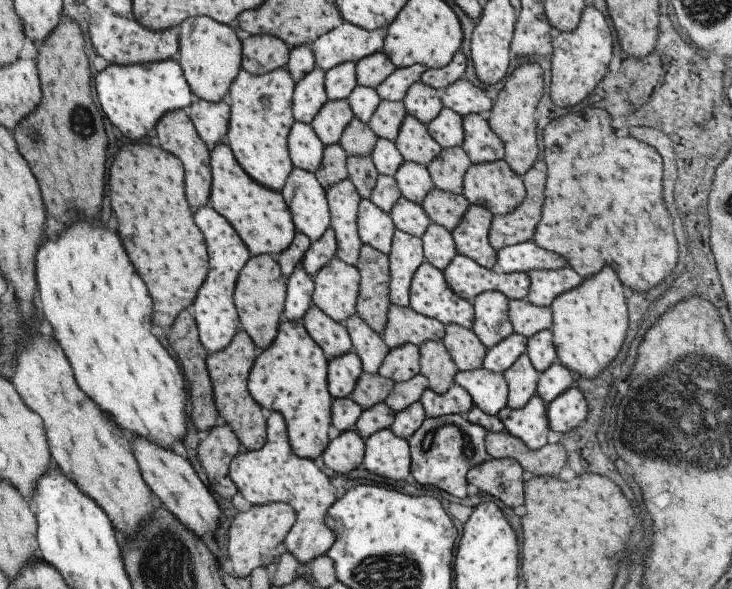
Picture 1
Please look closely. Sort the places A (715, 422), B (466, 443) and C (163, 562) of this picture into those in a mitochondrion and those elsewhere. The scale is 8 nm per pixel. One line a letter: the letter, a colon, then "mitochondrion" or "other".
A: mitochondrion
B: mitochondrion
C: mitochondrion

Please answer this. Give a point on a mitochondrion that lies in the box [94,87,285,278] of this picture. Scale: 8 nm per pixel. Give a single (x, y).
(265, 105)

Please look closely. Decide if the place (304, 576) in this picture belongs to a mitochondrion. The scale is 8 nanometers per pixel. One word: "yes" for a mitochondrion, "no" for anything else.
no

